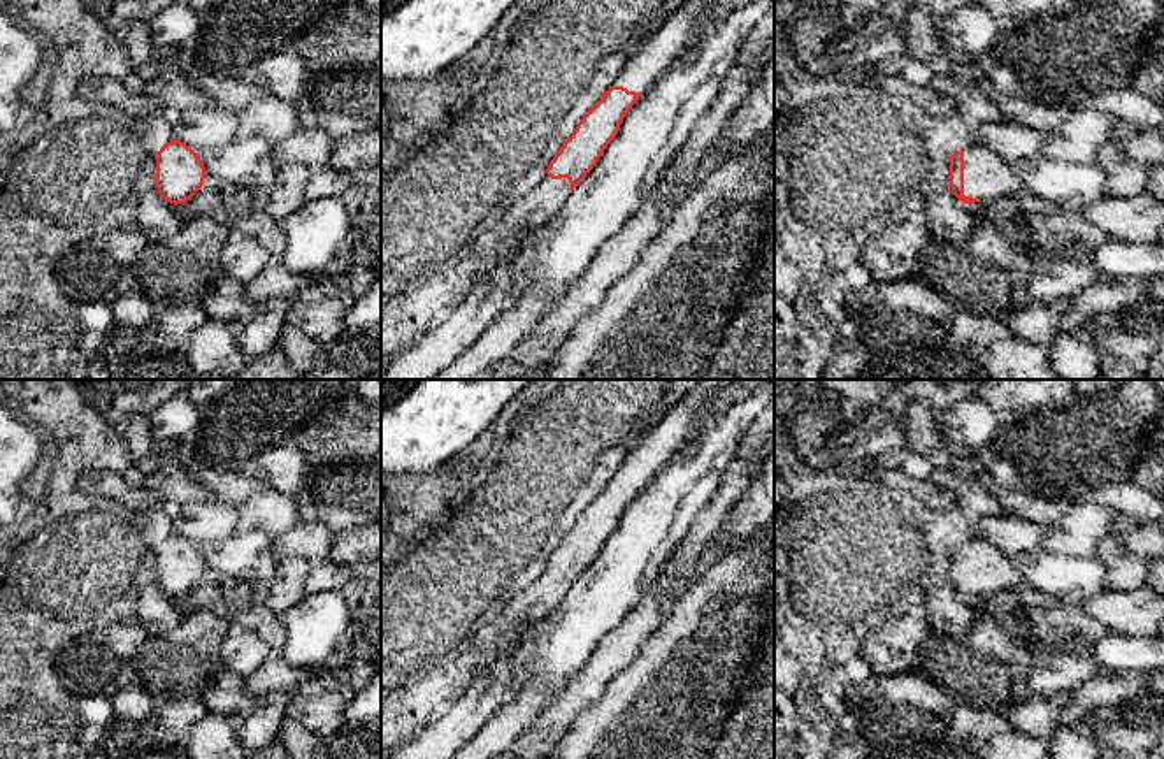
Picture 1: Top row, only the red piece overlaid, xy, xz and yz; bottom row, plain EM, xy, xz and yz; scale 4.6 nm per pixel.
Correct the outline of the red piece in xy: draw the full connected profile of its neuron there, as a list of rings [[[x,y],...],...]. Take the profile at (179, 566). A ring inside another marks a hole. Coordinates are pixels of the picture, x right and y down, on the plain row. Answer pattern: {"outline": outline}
{"outline": [[[170,534],[158,545],[154,576],[163,594],[174,599],[188,596],[205,569],[198,546],[184,536]]]}

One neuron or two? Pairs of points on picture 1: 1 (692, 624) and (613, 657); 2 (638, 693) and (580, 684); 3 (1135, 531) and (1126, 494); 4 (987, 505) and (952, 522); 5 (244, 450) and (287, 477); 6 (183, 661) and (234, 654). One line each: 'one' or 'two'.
1: two
2: two
3: one
4: two
5: one
6: two

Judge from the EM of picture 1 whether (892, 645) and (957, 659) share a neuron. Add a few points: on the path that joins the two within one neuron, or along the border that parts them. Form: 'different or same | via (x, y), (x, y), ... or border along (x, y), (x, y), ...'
different | border along (933, 635), (924, 643), (915, 670)

